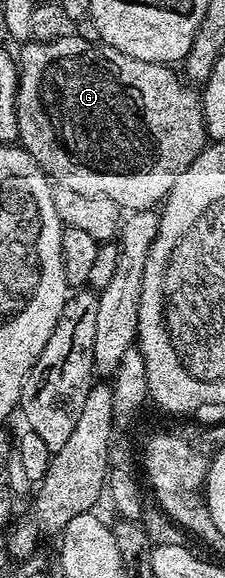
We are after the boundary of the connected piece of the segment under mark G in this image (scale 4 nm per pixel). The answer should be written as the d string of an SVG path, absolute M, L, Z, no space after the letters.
M76 34L69 36L61 36L59 40L53 40L47 44L39 44L37 42L26 42L21 45L22 53L17 53L16 59L18 61L18 93L16 94L16 122L18 123L18 140L21 147L25 148L30 153L30 157L38 163L38 165L46 171L46 175L50 177L51 181L57 187L67 188L68 190L76 190L76 194L88 194L92 198L112 198L112 202L116 202L118 207L125 210L127 213L131 212L148 212L157 209L159 205L166 199L166 195L172 190L172 186L176 182L176 178L180 174L184 174L184 170L188 170L188 166L192 166L192 162L196 162L196 158L208 146L208 137L206 135L206 123L204 122L204 114L202 113L202 98L201 95L181 75L174 73L173 67L165 64L157 64L156 62L144 62L140 58L132 58L128 54L120 54L120 50L110 48L108 45L92 40L85 40Z

